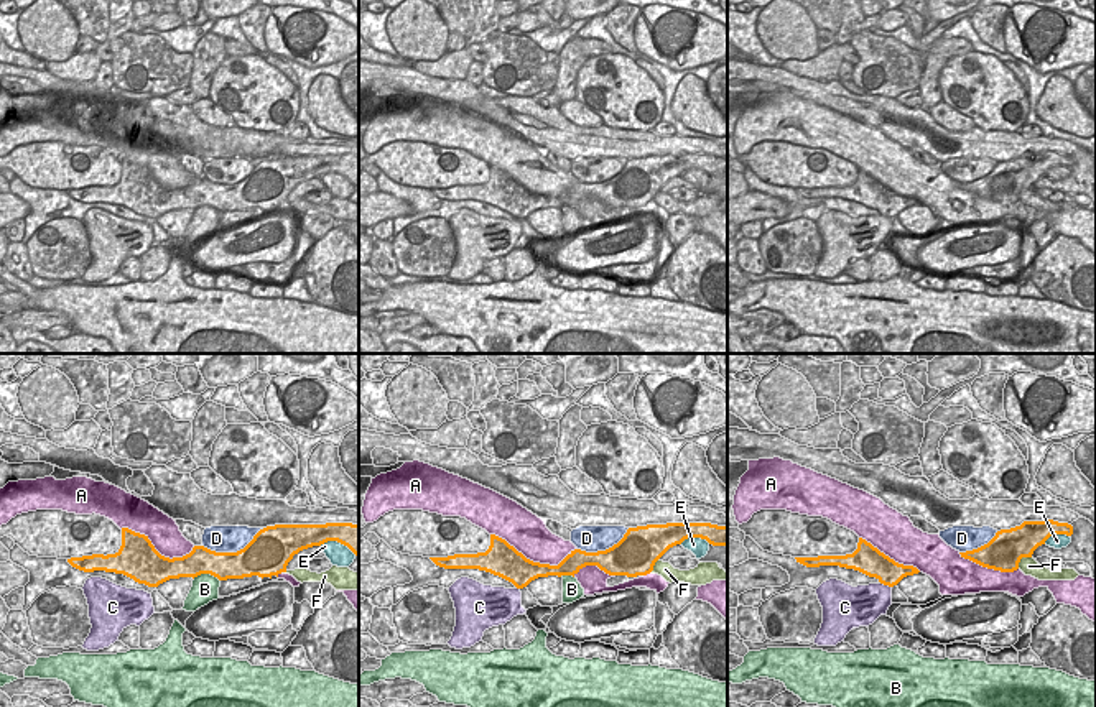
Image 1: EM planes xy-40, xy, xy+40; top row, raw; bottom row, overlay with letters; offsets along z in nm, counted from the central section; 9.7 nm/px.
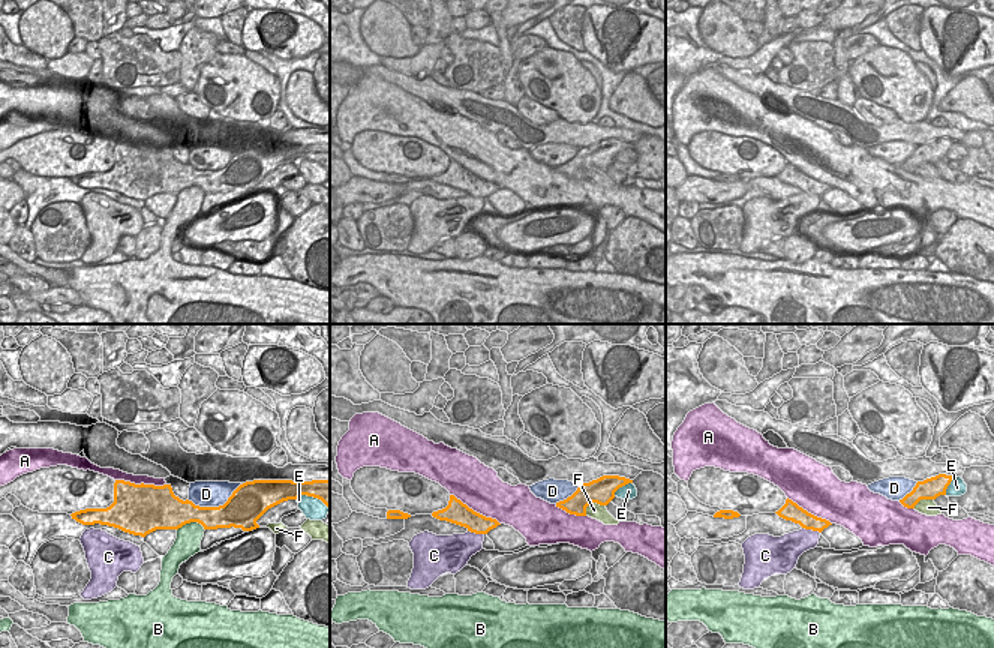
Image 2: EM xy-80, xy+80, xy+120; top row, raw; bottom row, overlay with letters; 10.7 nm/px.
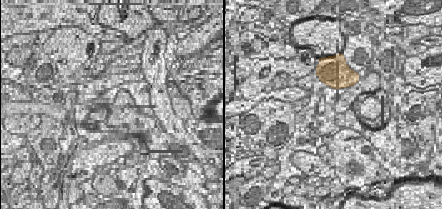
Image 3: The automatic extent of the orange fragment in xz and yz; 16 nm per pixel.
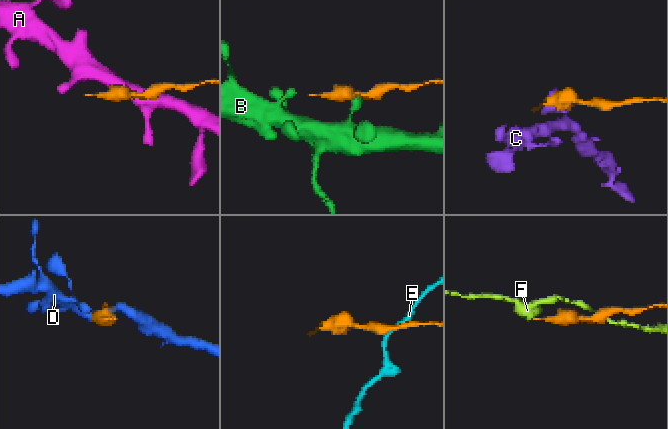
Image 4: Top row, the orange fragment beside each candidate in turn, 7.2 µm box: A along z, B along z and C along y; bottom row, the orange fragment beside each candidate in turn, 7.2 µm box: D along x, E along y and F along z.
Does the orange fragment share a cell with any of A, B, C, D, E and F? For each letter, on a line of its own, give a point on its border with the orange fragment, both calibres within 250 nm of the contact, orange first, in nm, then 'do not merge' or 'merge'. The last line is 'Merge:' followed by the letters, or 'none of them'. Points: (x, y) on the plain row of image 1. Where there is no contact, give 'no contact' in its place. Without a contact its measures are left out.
A: xy (532, 193) | 320/380 nm | do not merge
B: xy-40 (206, 204) | 260/260 nm | do not merge
C: xy+40 (886, 216) | 280/360 nm | do not merge
D: xy-40 (232, 184) | 340/260 nm | do not merge
E: xy (695, 168) | 240/170 nm | do not merge
F: xy+40 (1021, 189) | 360/180 nm | do not merge
Merge: none of them

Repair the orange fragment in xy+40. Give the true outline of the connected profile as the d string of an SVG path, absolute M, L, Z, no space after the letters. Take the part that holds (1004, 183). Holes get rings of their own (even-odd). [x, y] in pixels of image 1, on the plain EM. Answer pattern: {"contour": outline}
{"contour": "M1053 151L1024 153L1020 158L997 163L987 176L959 186L982 199L1014 204L1022 189L1032 189L1033 183L1053 166L1071 168L1073 158Z"}

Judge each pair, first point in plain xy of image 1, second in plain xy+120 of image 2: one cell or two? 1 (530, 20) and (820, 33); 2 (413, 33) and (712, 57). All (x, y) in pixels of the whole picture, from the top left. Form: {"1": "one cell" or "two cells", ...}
{"1": "two cells", "2": "two cells"}

